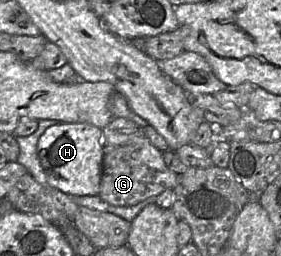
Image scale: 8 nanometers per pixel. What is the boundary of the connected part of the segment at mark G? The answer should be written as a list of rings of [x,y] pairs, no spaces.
[[[147,137],[134,138],[130,143],[106,150],[103,157],[99,196],[114,206],[133,206],[148,198],[156,198],[167,189],[174,189],[179,175],[168,168],[163,152],[152,145]]]

